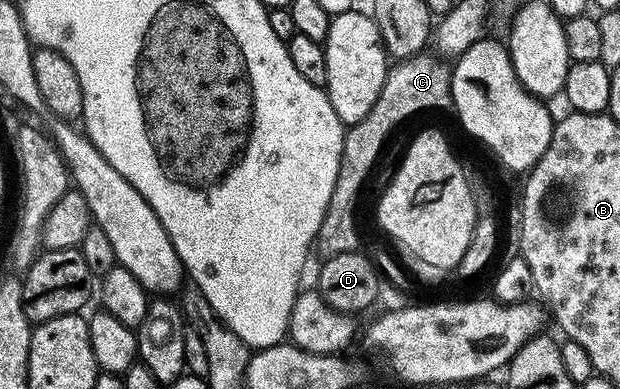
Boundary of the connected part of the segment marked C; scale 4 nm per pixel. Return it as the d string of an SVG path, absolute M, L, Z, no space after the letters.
M419 54L406 60L398 60L387 71L384 86L372 110L368 110L364 118L360 118L355 124L349 125L343 133L340 170L337 172L336 185L333 187L316 237L317 251L319 248L323 257L359 251L359 247L354 245L354 237L360 234L360 227L354 221L354 204L374 168L374 163L378 160L378 155L382 152L382 147L386 144L386 139L390 136L390 131L417 112L426 112L429 108L451 107L451 65L443 62L437 55L426 55Z

